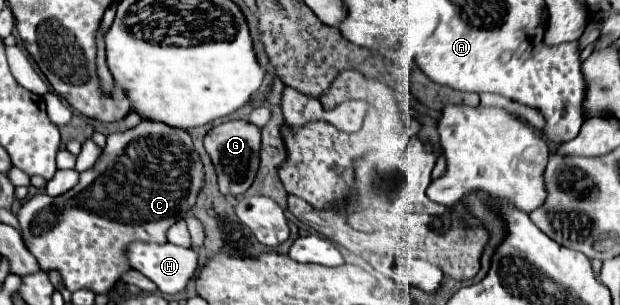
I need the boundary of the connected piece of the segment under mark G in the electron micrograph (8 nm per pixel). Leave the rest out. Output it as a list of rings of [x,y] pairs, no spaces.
[[[246,120],[224,122],[206,134],[204,146],[216,168],[220,192],[232,194],[232,196],[244,194],[252,186],[254,176],[258,172],[258,164],[260,164],[260,156],[258,156],[260,154],[260,128],[256,128],[254,124],[248,124]]]

